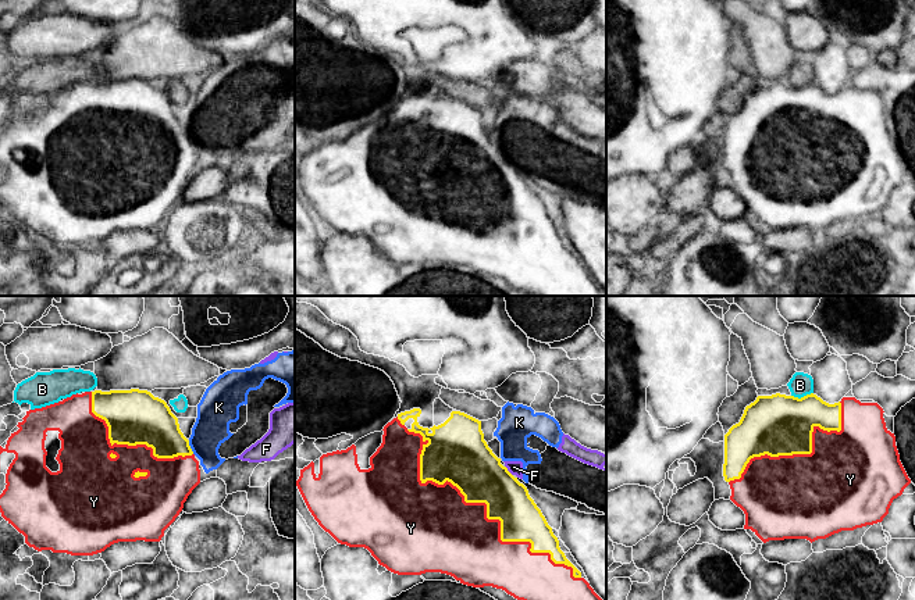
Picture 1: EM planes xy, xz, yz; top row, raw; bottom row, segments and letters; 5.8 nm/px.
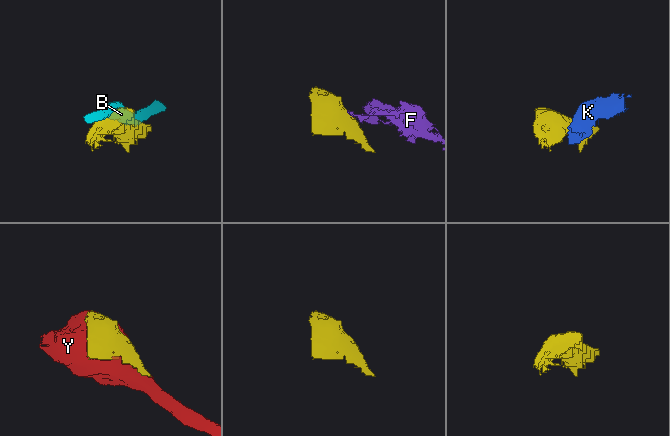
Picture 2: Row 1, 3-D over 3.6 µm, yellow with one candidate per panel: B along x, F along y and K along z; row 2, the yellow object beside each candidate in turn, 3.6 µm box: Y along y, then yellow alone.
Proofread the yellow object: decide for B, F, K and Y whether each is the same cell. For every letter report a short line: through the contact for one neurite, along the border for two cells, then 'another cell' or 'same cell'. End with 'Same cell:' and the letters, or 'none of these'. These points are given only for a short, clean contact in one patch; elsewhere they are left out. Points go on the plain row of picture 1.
B: another cell
F: line xz (505, 154), (512, 164); another cell
K: line xy (188, 129), (193, 142); another cell
Y: same cell
Same cell: Y

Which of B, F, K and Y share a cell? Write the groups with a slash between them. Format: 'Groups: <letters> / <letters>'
Groups: B / F K / Y

